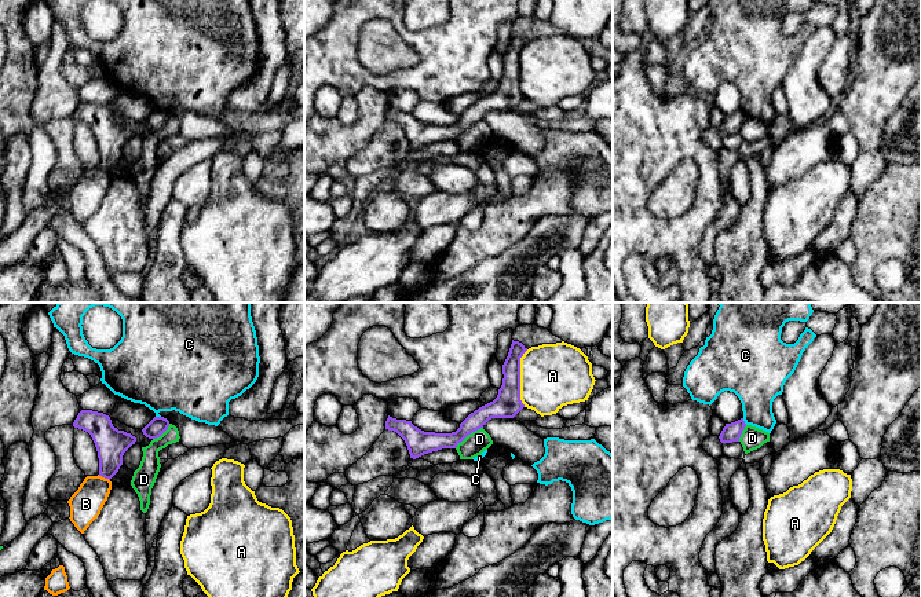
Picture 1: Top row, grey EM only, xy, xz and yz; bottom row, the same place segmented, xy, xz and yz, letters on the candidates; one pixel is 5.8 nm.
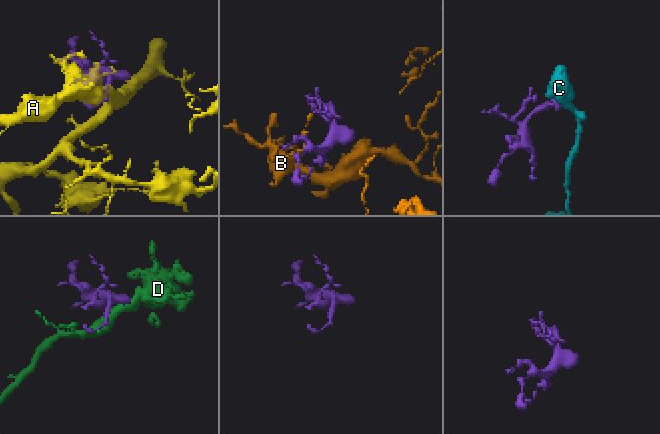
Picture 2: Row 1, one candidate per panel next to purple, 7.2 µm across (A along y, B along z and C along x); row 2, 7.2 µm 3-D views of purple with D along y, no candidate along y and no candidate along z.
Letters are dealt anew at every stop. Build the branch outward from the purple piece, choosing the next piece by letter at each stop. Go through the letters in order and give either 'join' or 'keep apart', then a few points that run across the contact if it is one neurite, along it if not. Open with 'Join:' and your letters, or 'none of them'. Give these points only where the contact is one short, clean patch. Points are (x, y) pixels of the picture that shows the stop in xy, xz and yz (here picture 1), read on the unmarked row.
Join: none of them
A: keep apart; line xz (527, 41), (521, 50), (521, 94), (523, 98)
B: keep apart; line xy (98, 167), (109, 172)
C: keep apart; line yz (742, 110), (746, 116)
D: keep apart; line xz (482, 118), (468, 125), (454, 139)

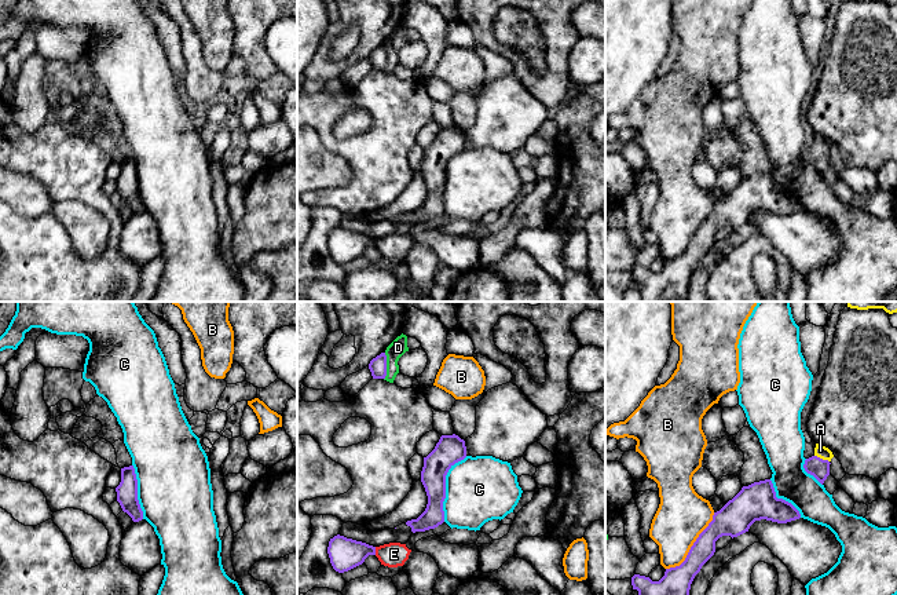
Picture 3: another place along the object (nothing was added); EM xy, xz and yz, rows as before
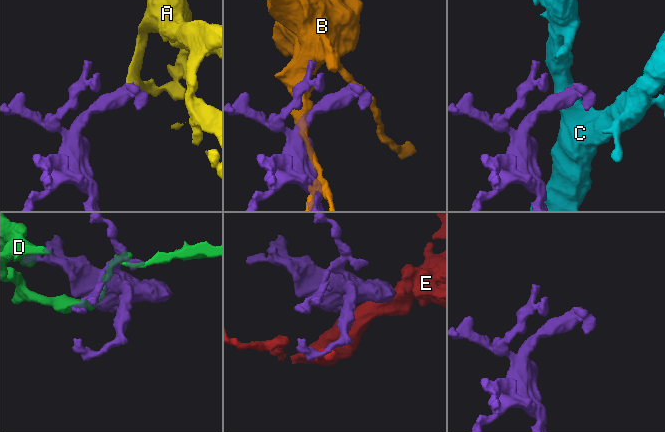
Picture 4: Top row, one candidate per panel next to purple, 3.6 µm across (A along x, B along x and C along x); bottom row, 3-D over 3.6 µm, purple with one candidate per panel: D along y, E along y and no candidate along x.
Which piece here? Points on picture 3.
Join: A
A: join; line yz (815, 157), (822, 150), (820, 142)
B: keep apart
C: keep apart; line xz (467, 148), (458, 152), (446, 167), (443, 212)
D: keep apart
E: keep apart; line xz (374, 238), (376, 245)

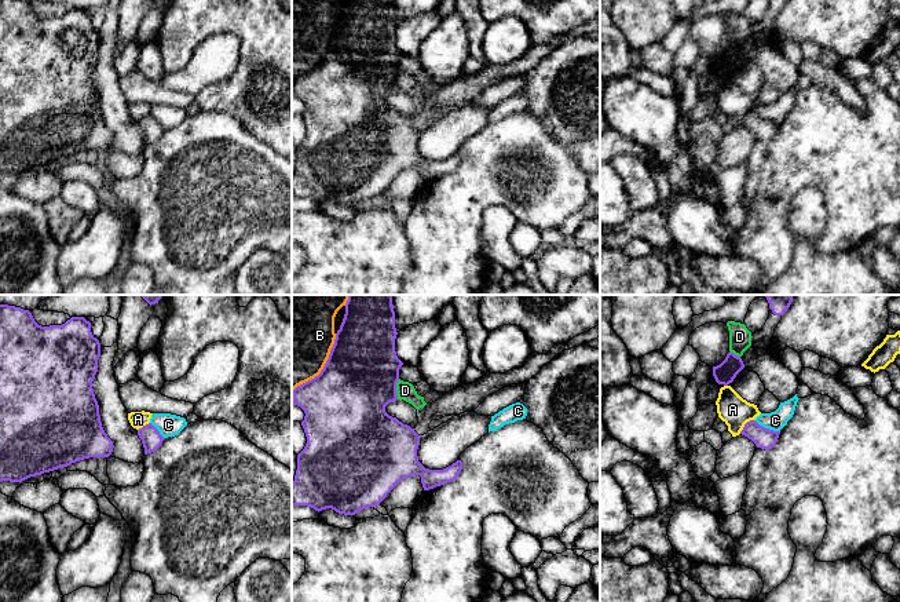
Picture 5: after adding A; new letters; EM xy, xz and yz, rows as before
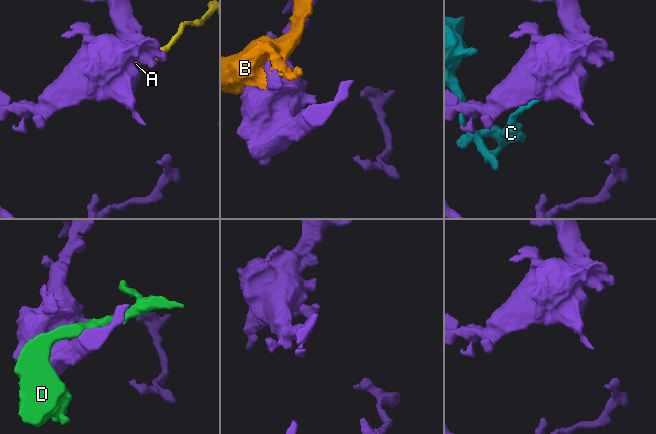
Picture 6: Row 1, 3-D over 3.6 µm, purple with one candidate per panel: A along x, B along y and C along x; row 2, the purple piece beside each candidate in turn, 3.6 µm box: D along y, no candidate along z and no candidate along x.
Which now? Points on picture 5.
Join: none of them
A: keep apart
B: keep apart
C: keep apart; line yz (754, 112), (779, 123)
D: keep apart

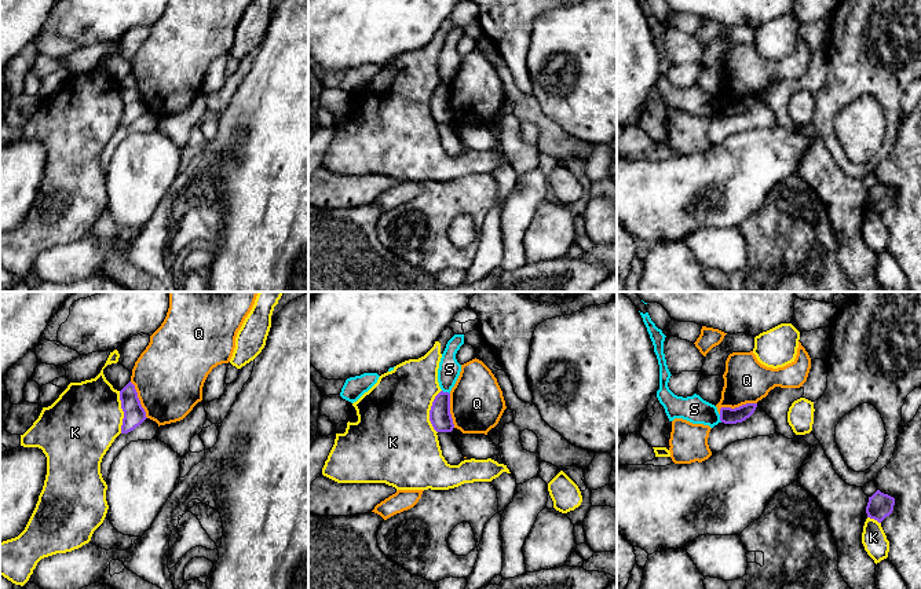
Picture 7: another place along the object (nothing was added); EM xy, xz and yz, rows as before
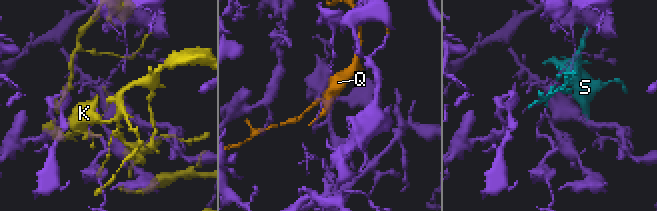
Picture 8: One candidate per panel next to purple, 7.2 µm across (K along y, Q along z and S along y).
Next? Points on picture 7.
Join: none of them
K: keep apart
Q: keep apart; line yz (756, 94), (722, 99), (719, 105)
S: keep apart

